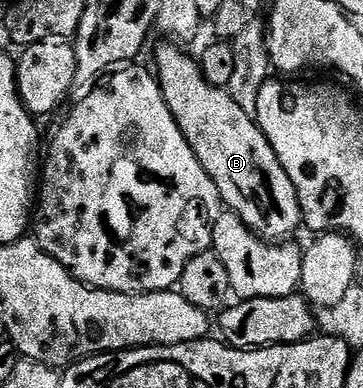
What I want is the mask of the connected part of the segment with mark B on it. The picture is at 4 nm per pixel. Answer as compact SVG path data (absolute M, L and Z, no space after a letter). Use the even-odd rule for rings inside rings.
M176 43L161 44L157 48L157 68L155 75L160 83L162 96L166 100L171 114L179 130L193 147L193 153L199 158L203 170L207 170L209 177L215 182L219 199L228 211L236 212L238 218L262 240L281 242L303 224L301 207L293 180L287 178L285 166L279 162L277 149L273 148L262 134L256 119L245 112L242 106L229 96L225 88L217 88L205 80L201 72L200 63L189 56Z

